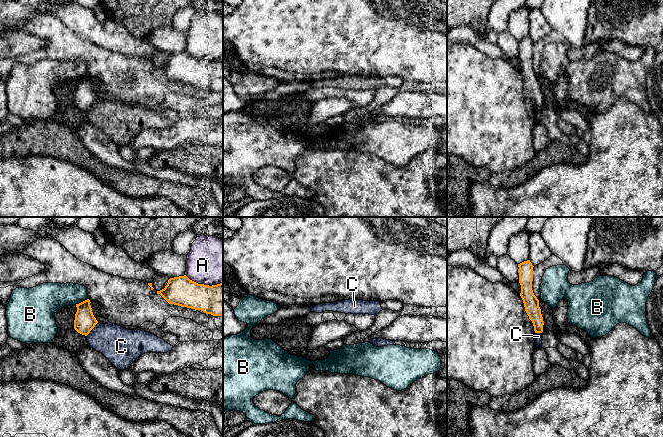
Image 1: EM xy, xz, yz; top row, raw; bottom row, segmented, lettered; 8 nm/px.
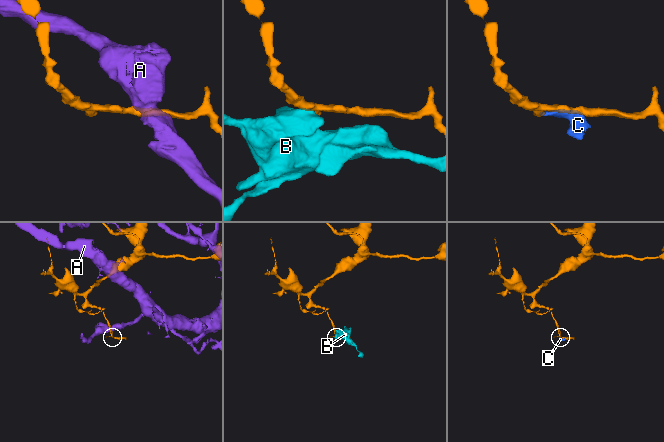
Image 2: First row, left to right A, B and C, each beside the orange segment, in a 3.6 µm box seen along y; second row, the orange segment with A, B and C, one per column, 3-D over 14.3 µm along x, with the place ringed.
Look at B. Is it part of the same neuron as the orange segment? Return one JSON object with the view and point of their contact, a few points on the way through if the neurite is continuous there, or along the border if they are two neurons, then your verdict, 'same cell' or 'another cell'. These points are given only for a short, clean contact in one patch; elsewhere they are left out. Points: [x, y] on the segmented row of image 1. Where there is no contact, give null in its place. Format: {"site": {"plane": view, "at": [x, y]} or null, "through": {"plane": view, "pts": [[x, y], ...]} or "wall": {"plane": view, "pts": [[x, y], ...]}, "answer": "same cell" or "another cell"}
{"site": {"plane": "xy", "at": [81, 302]}, "wall": {"plane": "xy", "pts": [[87, 298], [75, 304]]}, "answer": "another cell"}

